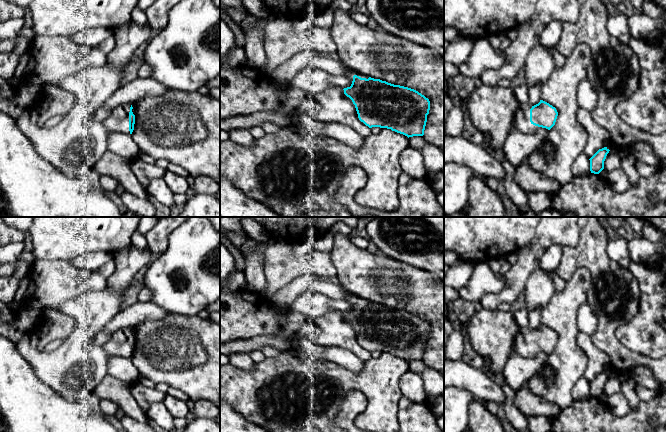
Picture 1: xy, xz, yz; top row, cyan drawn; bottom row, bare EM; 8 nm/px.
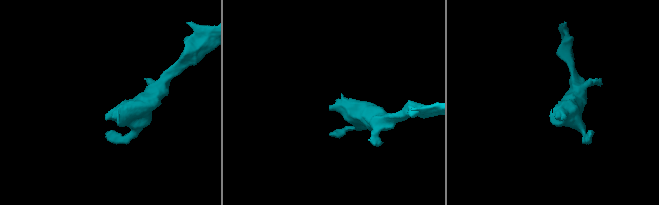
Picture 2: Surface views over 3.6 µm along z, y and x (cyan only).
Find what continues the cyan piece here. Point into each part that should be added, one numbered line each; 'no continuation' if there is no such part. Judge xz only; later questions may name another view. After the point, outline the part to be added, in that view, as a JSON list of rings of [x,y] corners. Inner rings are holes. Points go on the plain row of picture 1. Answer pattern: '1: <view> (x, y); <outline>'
1: xz (350, 300); [[[351,295],[346,301],[352,306],[354,299],[357,299],[357,300],[359,300],[359,301],[361,301],[361,302],[366,302],[366,303],[369,302],[367,299],[363,299],[363,298],[361,298],[361,297],[354,296],[354,295]]]

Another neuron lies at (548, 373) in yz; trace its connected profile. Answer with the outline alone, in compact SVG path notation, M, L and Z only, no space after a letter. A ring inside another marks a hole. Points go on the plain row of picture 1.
M545 367L542 371L542 377L546 385L550 385L554 380L555 371L552 367Z

